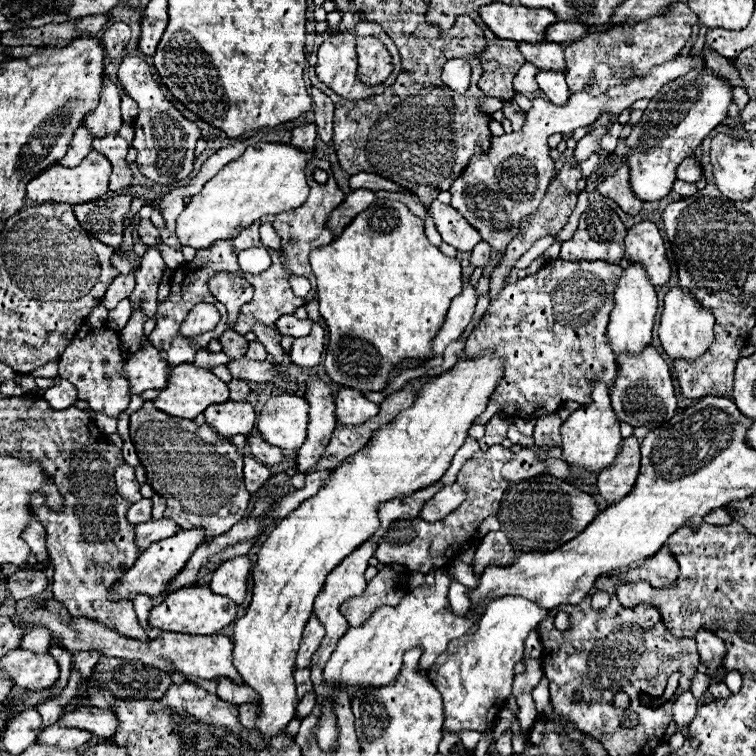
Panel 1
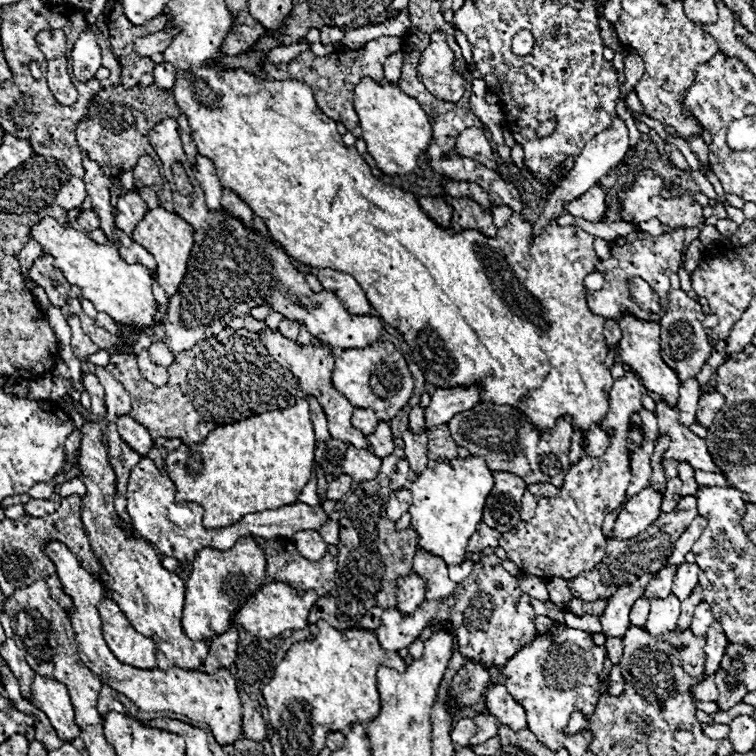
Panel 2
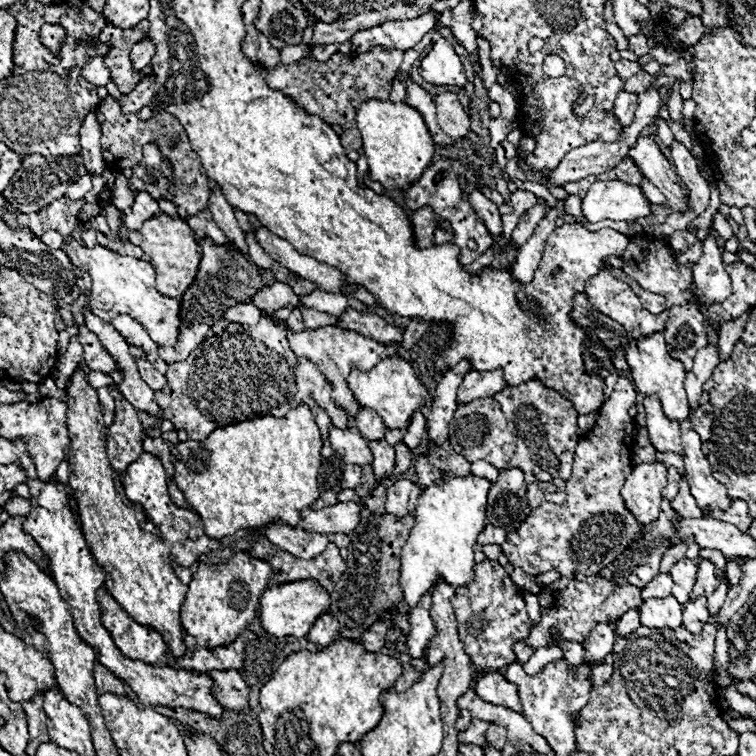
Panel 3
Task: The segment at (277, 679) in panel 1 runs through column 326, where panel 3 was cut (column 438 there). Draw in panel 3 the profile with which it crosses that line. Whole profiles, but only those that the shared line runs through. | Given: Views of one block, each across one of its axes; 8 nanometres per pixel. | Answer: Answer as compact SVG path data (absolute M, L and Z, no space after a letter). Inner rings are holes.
M442 474L436 484L426 486L418 496L414 526L402 550L402 594L410 608L418 604L424 592L432 590L436 576L442 576L454 588L474 578L474 544L486 522L486 496L490 484L490 480L474 474L460 478Z

